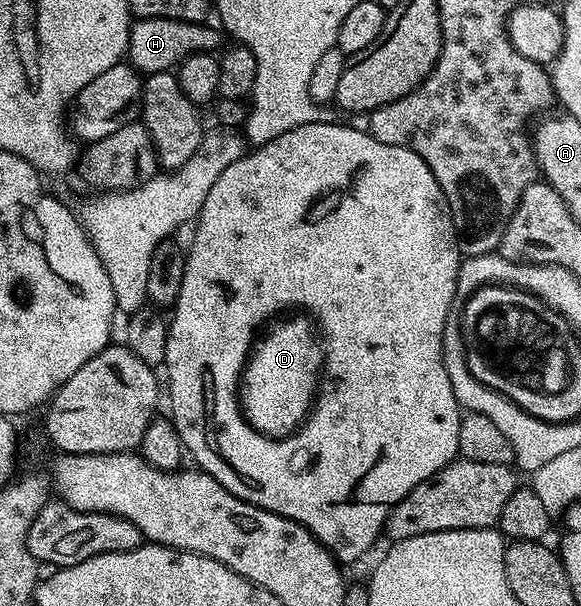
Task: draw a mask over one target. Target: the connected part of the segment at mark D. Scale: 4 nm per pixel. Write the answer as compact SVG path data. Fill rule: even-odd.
M279 319L273 325L275 328L262 341L257 341L258 349L256 344L245 365L240 380L240 408L249 427L263 436L289 436L306 419L313 405L319 383L320 356L316 351L315 329L309 319L302 319Z

